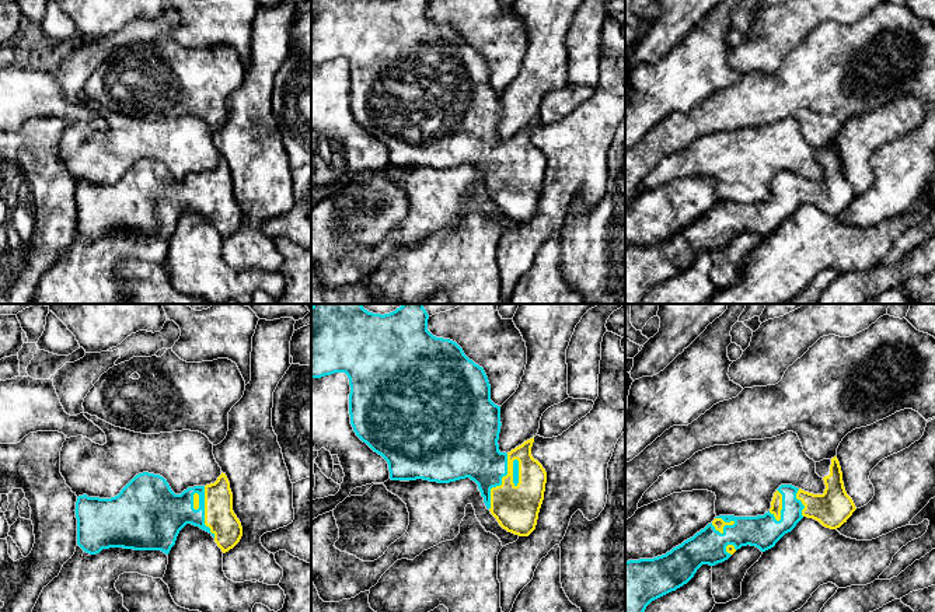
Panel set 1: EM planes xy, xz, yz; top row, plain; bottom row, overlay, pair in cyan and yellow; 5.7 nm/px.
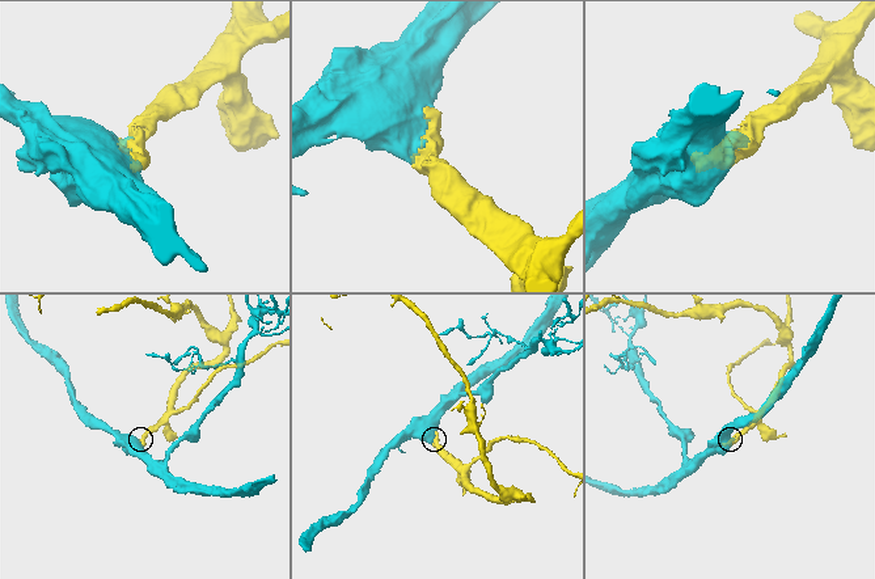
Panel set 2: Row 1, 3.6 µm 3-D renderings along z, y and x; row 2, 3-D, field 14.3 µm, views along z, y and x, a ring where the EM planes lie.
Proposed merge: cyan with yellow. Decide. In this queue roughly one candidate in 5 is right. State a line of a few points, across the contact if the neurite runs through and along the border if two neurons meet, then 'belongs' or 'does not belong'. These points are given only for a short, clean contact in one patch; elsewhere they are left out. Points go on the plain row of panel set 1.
belongs

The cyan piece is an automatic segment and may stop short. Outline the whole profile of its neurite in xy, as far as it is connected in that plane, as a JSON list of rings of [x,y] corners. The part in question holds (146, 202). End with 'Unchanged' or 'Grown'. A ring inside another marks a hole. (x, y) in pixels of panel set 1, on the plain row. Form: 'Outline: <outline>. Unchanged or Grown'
Outline: [[[143,158],[115,183],[79,182],[74,197],[77,231],[90,241],[109,234],[168,241],[186,210],[209,218],[223,239],[243,223],[223,158],[214,169],[188,174],[181,181],[175,181],[163,162]]]. Grown

